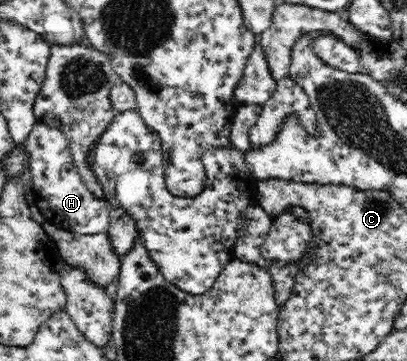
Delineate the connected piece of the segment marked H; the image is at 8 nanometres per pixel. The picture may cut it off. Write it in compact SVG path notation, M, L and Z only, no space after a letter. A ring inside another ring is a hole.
M38 122L21 147L27 152L31 174L32 196L44 212L45 222L61 227L62 230L78 234L100 234L108 230L110 204L88 190L82 182L69 149L66 135L58 128Z

